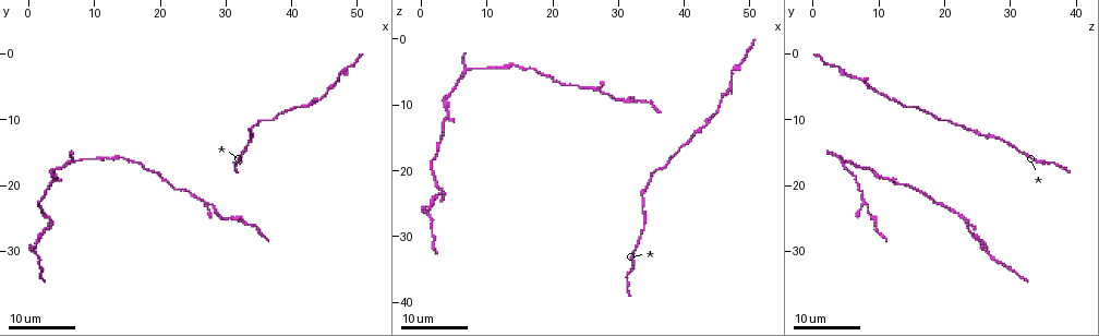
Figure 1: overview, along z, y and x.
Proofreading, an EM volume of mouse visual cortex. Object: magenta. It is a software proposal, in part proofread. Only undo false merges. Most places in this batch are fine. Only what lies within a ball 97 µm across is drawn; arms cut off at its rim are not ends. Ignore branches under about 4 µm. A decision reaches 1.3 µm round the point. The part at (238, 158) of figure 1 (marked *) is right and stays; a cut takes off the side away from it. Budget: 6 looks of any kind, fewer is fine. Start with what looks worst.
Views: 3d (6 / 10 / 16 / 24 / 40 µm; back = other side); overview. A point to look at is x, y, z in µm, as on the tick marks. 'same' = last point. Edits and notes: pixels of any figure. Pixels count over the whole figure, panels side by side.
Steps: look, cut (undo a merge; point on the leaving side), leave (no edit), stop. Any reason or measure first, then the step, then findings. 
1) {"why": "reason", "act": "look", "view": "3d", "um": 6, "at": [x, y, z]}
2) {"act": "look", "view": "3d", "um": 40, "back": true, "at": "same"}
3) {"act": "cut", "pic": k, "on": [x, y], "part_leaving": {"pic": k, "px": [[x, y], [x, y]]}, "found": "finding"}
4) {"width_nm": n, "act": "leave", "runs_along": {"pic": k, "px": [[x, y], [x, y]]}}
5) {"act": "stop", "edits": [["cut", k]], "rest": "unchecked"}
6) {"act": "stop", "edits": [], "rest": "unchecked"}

{"act": "look", "view": "3d", "um": 24, "at": [7.5, 16.0, 5.0]}

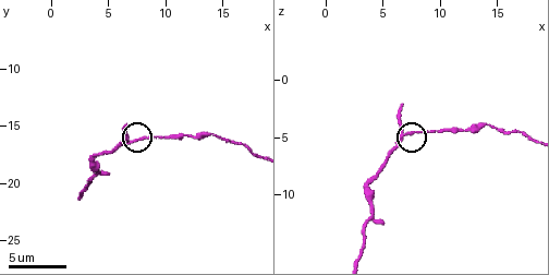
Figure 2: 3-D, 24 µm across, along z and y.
{"act": "look", "view": "3d", "um": 6, "at": [7.6, 16.2, 4.4]}

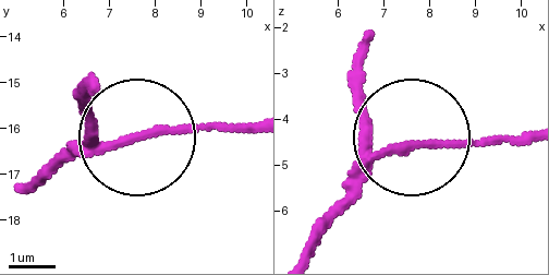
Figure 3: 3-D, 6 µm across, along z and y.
{"why": "other side", "act": "look", "view": "3d", "um": 6, "back": true, "at": [7.50, 16.20, 4.60]}

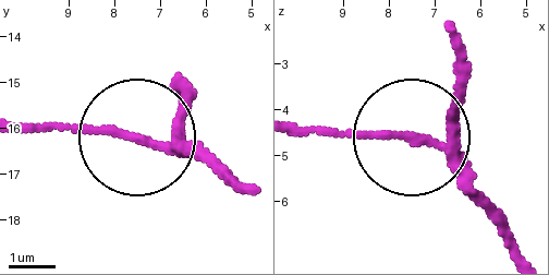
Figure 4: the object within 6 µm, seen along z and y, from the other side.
{"width_nm": 140, "act": "cut", "pic": 4, "on": [114, 136], "part_leaving": {"pic": 4, "px": [[178, 152], [111, 128], [17, 128]]}, "found": "two neurons meet here"}

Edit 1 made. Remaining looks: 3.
{"act": "look", "view": "overview"}

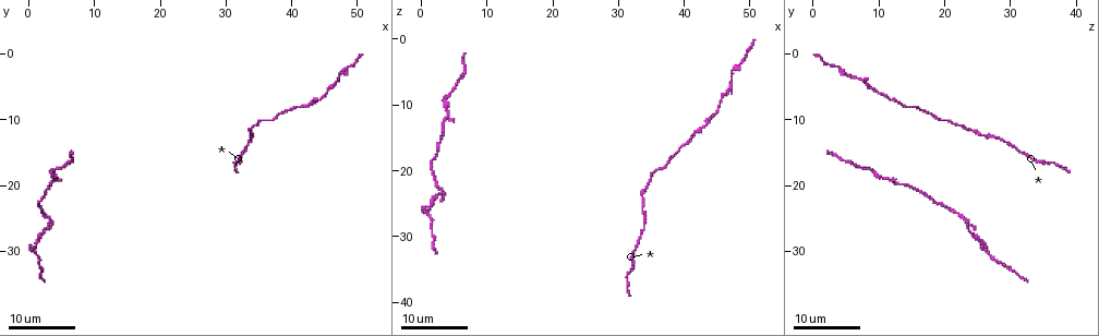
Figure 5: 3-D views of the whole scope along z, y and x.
{"why": "three-way junction", "act": "look", "view": "3d", "um": 16, "at": [3.5, 25.0, 23.5]}

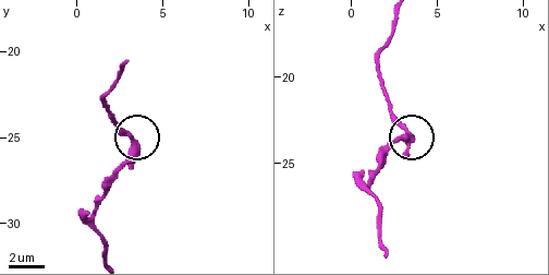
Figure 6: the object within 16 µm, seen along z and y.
{"act": "look", "view": "3d", "um": 6, "at": "same"}

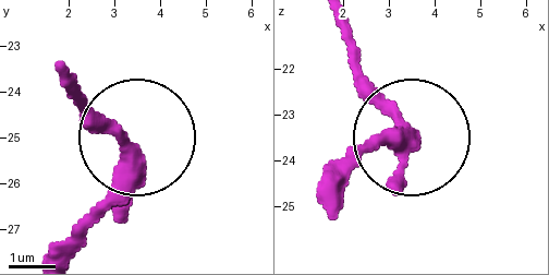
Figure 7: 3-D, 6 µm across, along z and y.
{"arms": 3, "act": "leave", "found": "all the same neuron"}

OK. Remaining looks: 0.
{"act": "stop", "edits": [["cut", 4]], "rest": "unchecked"}

